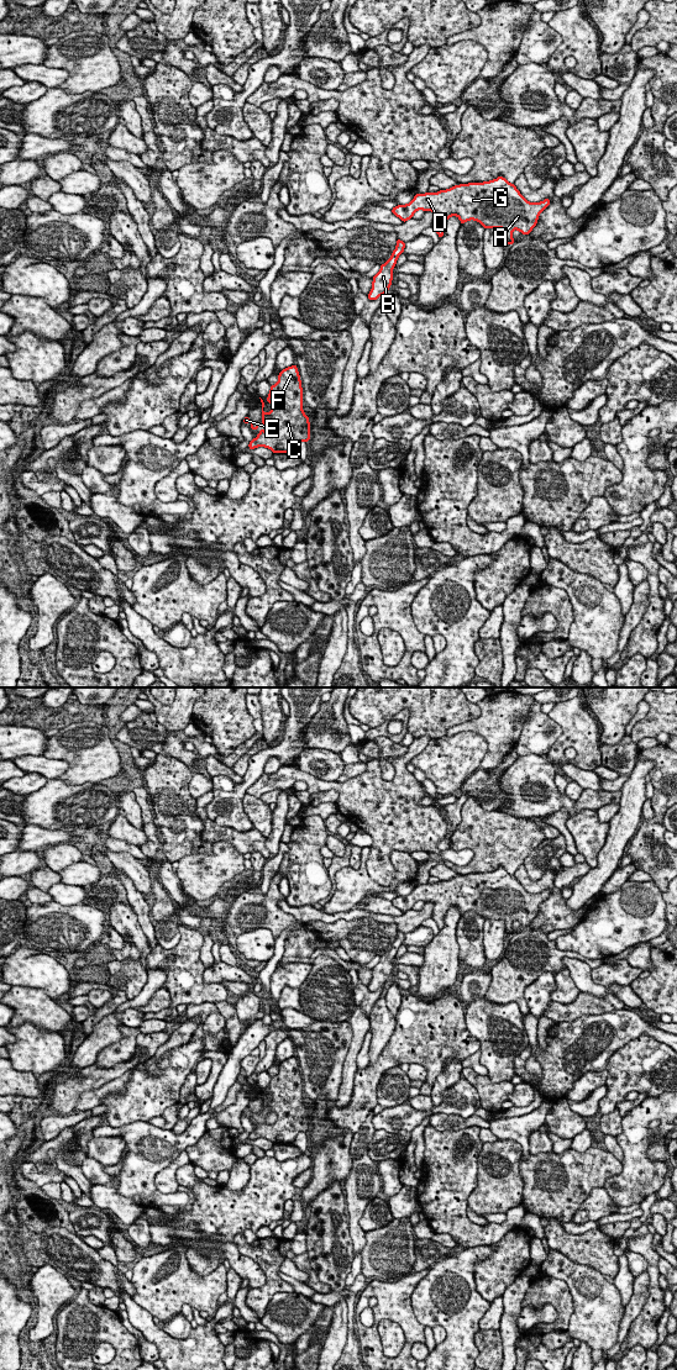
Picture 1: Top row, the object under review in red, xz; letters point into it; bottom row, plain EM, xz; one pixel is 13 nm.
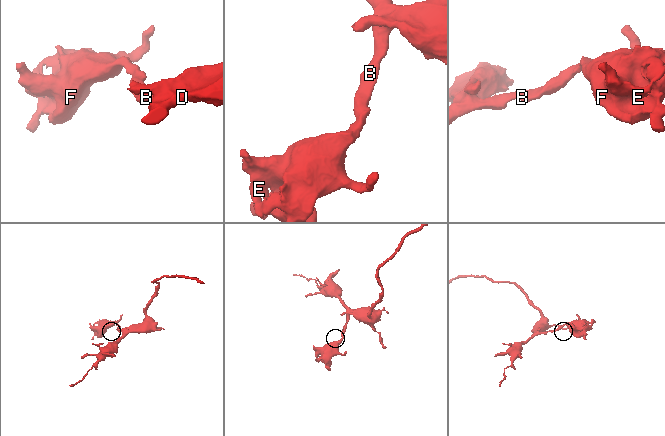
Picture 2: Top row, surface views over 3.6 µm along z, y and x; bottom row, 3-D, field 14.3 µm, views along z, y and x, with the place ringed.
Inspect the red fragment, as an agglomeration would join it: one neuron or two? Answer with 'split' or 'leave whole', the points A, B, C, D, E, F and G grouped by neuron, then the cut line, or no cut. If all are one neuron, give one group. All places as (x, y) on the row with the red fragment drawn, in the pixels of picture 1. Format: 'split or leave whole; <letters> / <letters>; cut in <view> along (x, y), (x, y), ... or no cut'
leave whole; A B C D E F G; no cut

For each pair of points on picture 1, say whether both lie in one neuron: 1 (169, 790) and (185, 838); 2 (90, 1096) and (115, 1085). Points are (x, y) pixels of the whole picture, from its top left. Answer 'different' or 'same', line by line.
1: same
2: same

